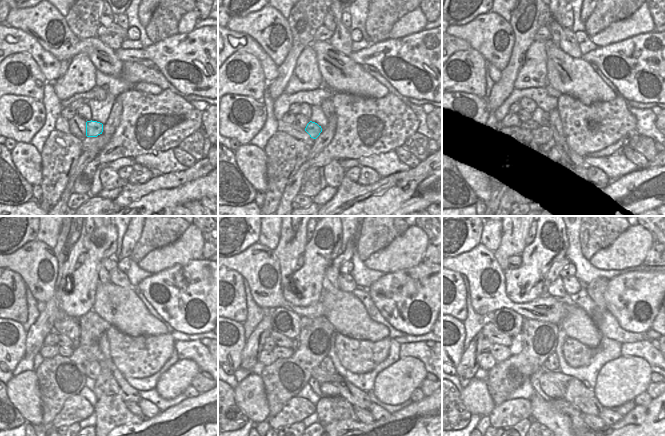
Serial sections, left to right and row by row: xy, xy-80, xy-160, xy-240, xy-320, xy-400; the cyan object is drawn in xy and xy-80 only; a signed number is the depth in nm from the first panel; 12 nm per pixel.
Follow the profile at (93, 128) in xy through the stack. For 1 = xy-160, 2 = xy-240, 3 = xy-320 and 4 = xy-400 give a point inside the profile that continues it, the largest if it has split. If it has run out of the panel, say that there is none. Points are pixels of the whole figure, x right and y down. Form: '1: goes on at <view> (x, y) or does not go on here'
1: goes on at xy-160 (530, 126)
2: goes on at xy-240 (63, 351)
3: goes on at xy-320 (281, 352)
4: goes on at xy-400 (500, 353)

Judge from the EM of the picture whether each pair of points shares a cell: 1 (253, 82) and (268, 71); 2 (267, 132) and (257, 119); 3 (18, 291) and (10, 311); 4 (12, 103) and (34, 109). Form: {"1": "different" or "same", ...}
{"1": "different", "2": "different", "3": "same", "4": "same"}

